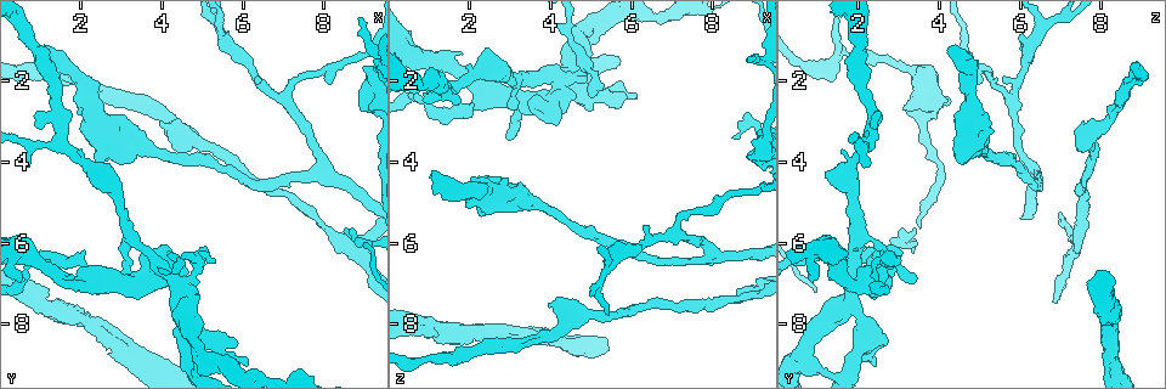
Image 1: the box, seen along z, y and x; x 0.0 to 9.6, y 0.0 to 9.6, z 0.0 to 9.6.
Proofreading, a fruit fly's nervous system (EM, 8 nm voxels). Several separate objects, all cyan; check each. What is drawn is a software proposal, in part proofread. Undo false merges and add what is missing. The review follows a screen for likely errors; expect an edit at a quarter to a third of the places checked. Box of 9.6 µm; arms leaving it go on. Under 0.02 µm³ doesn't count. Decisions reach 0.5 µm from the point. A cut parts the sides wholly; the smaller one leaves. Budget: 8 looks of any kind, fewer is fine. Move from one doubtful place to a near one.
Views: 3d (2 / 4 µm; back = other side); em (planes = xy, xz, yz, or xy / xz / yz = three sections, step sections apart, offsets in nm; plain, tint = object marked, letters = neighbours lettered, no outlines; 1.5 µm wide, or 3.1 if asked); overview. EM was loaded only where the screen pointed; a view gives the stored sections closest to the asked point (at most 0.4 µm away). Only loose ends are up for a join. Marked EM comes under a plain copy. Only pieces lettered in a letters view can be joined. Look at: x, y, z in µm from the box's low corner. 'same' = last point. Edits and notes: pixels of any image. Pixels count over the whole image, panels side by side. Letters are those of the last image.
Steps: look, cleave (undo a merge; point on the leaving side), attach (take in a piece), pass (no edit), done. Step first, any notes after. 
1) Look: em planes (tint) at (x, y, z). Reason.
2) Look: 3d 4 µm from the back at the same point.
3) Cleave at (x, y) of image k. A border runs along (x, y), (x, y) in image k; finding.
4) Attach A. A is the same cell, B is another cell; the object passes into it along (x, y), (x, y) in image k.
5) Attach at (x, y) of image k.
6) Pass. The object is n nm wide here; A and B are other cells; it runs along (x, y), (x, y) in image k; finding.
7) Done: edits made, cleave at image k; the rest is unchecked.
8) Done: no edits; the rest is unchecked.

Look: em xz step 8 (letters) at (4.50, 3.45, 7.65). Branch point.

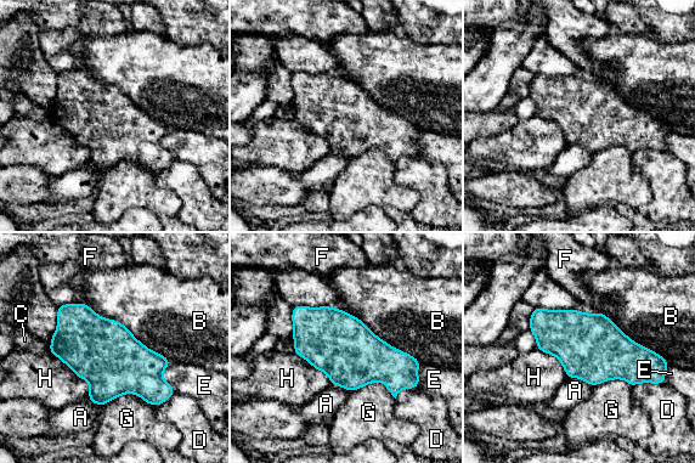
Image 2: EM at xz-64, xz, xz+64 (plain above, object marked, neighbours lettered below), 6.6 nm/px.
Pass. A, B, C, D, E, F, G and H are other cells; a border runs along (49, 350), (89, 384), (88, 396) in image 2; all the same neuron.

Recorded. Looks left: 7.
Look: em yz step 8 (tint) at (2.40, 4.05, 4.60). An open end.

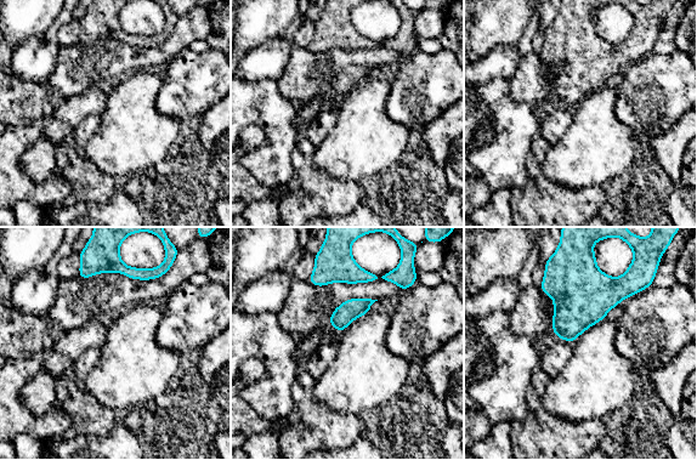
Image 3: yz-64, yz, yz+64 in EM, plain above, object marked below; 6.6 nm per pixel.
Look: em xy step 8 (letters) at the same point.

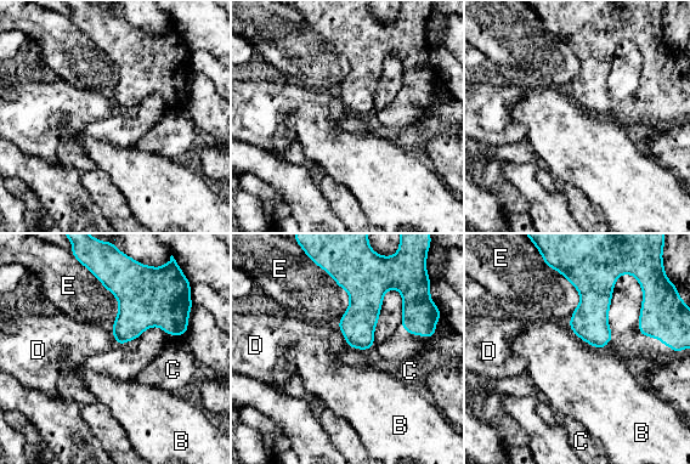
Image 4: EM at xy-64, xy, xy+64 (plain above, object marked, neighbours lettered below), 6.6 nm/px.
Pass. B, C, D and E are other cells; no lettered piece goes on from it.

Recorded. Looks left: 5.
Look: em xy step 8 (tint) at (1.15, 1.15, 4.25). An open end.

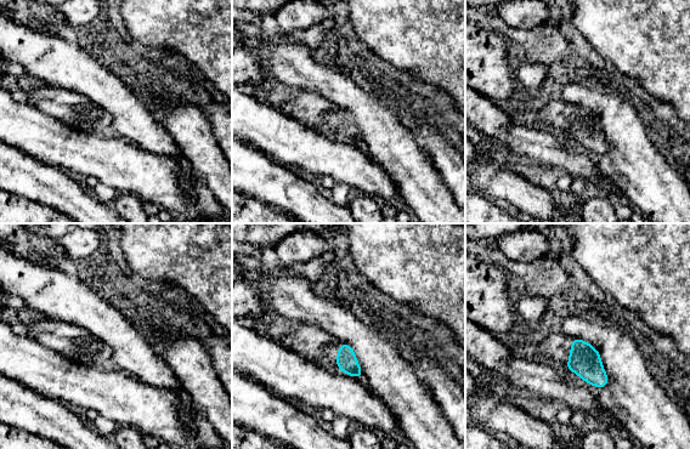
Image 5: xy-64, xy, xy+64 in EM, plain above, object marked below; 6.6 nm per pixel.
Look: em planes (letters) at the same point. Cut it another way.

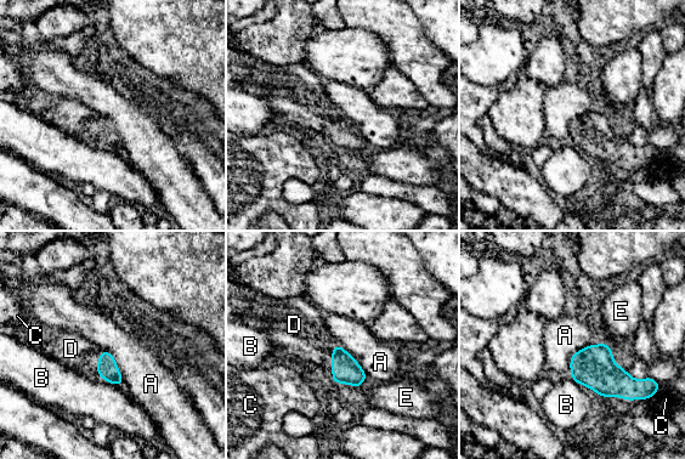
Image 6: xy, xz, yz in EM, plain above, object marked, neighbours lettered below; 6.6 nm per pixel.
Attach D. D is the same cell, A, B, C and E are other cells; the object passes into it along (107, 368), (97, 364), (71, 349) in image 6; the neuron continues.

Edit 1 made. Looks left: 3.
Done: edits made, attach at image 6; the rest is unchecked.

